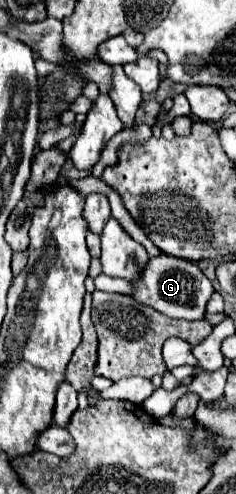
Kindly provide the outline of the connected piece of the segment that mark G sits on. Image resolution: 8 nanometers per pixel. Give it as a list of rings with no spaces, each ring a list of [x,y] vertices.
[[[171,255],[151,259],[147,265],[147,271],[143,271],[143,279],[133,285],[135,285],[135,293],[133,293],[135,301],[149,305],[167,317],[187,319],[187,321],[201,319],[205,315],[205,305],[213,295],[213,285],[199,271],[197,263],[187,259],[175,259]]]

